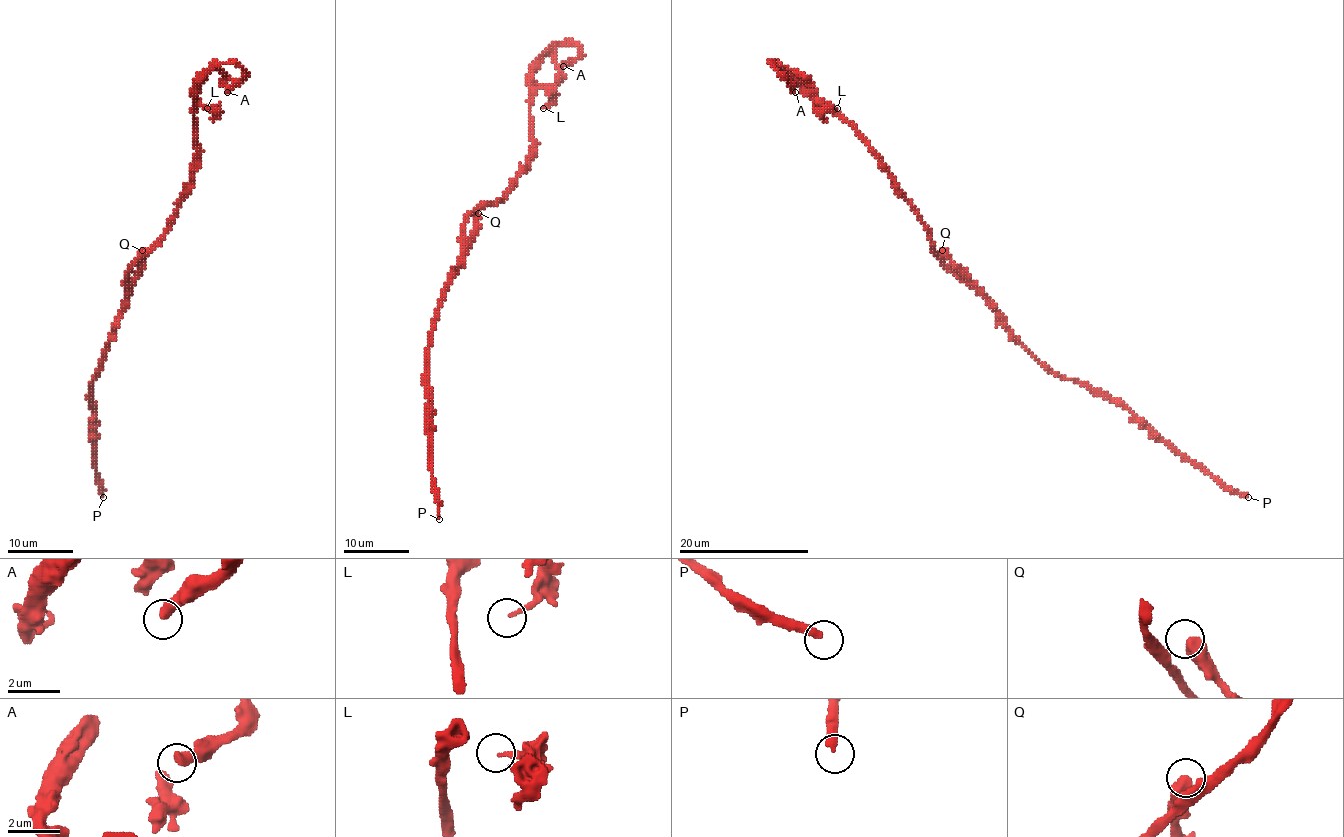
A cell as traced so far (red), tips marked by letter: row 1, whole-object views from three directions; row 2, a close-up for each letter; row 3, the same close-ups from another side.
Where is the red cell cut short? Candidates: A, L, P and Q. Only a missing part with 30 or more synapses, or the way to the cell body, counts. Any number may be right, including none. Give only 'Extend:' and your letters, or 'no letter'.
Extend: P

